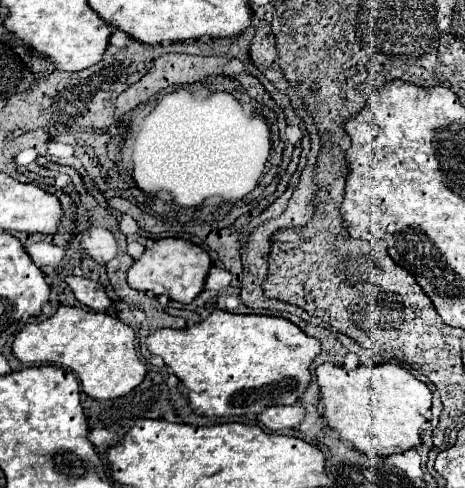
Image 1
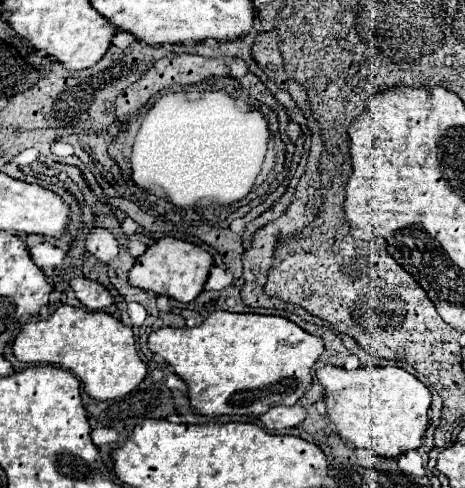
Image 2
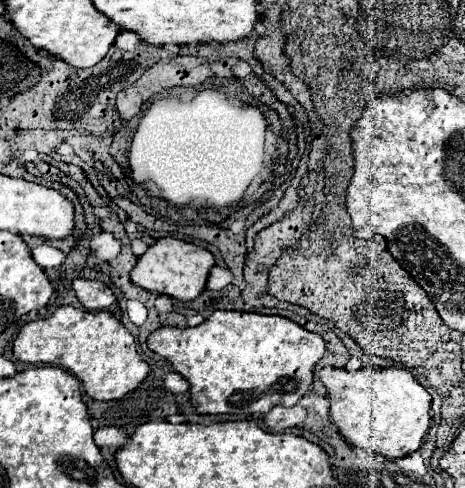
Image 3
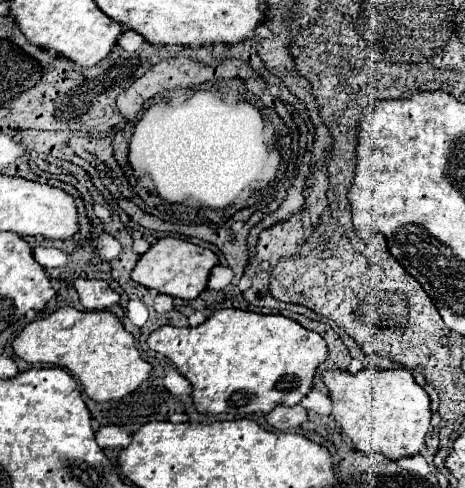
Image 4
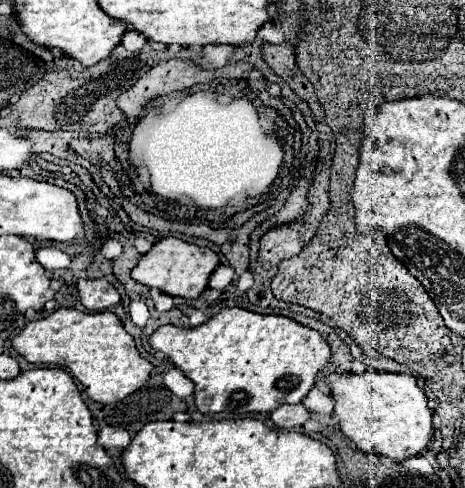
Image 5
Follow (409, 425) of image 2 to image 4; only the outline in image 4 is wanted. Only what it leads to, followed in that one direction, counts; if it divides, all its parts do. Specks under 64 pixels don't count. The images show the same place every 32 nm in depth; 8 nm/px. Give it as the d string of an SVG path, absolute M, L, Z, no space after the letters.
M366 368L362 372L350 374L350 372L336 372L328 370L322 376L324 384L330 390L332 398L332 414L336 422L340 424L342 432L354 442L356 448L364 452L380 452L390 460L400 460L406 456L418 454L426 446L426 436L430 432L430 398L428 394L416 384L414 376L408 370L374 370Z

